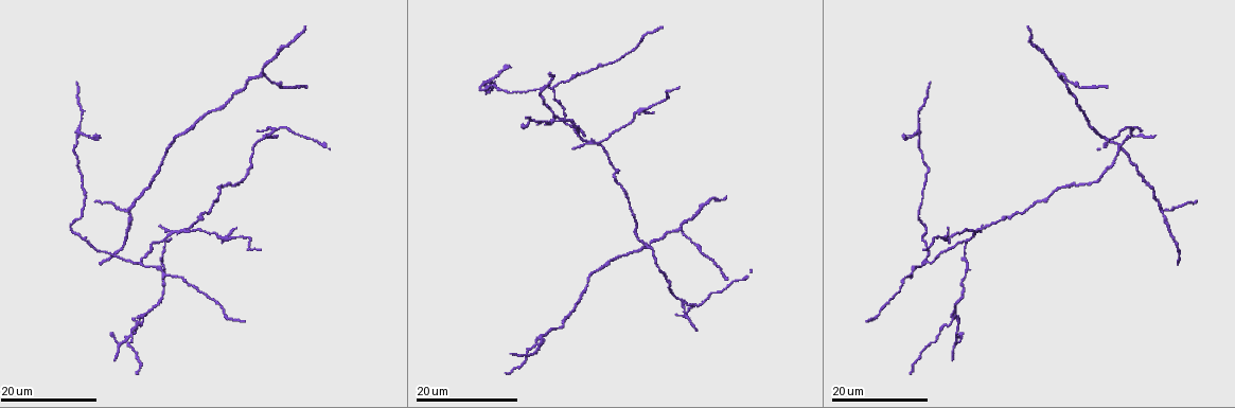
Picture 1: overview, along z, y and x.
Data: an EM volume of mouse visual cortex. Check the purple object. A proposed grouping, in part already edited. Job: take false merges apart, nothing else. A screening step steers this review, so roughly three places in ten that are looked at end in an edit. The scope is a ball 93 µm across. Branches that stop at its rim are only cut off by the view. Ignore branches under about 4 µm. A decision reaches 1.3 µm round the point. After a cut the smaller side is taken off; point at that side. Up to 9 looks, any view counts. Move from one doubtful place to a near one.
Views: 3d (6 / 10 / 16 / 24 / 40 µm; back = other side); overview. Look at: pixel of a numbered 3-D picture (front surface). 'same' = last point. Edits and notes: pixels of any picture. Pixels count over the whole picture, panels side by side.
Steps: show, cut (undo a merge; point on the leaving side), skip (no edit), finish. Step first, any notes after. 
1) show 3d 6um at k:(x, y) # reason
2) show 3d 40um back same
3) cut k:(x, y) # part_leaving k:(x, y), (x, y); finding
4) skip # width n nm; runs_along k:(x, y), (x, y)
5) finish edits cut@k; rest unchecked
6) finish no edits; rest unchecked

show 3d 16um at 1:(84, 112) # calibre changes

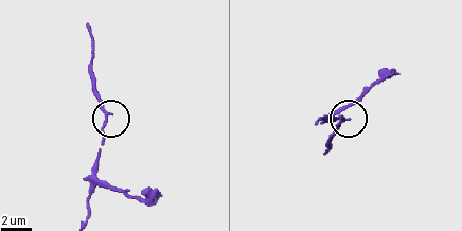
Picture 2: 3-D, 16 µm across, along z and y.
show 3d 6um at 2:(105, 117)

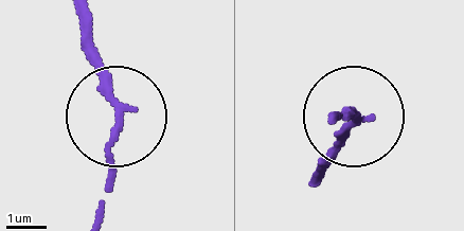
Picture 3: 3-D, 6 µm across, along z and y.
skip # runs_along 3:(99, 208), (112, 107), (92, 39); one cell here

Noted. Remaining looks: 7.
show 3d 24um at 1:(917, 132) # side arm on a straight run

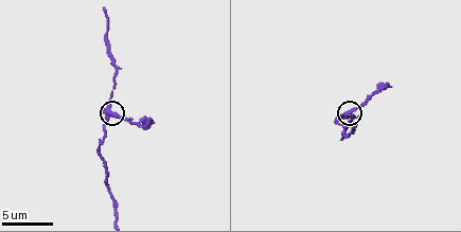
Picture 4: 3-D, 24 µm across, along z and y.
show 3d 10um at 4:(114, 115)

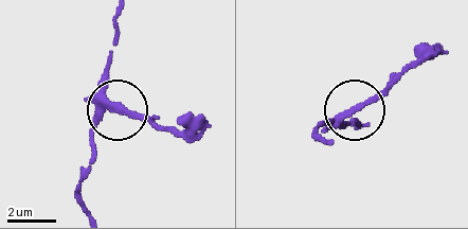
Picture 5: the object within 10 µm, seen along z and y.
cut 5:(132, 115) # side_arm 5 um; arms 3; two cells meet here

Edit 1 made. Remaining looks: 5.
show 3d 24um at 1:(596, 145) # a fork

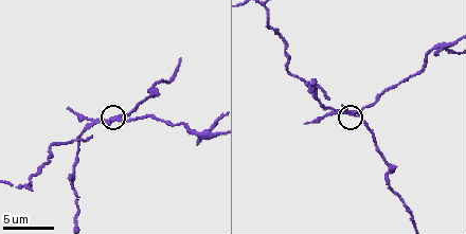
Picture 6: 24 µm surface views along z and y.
show 3d 10um at 6:(354, 113)

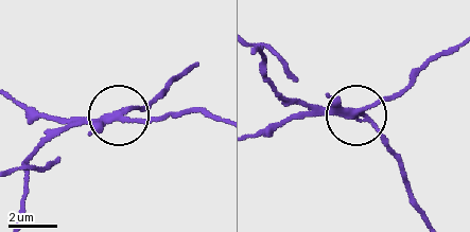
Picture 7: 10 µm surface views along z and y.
cut 7:(74, 123) # part_leaving 7:(104, 118), (69, 120), (33, 155), (21, 215); two cells meet here

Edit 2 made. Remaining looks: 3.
show 3d 24um at 1:(126, 211)

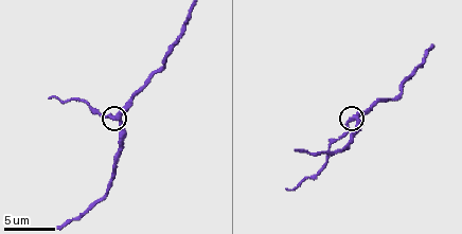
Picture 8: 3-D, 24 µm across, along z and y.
show 3d 10um at 8:(353, 118) # zoom in

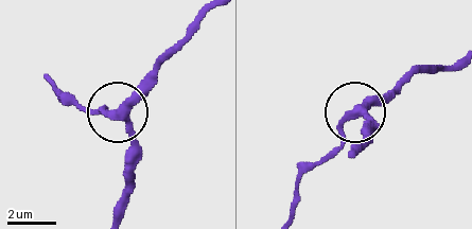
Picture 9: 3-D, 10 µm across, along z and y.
skip # arms 3; runs_along 9:(206, 15), (120, 110), (84, 112); one cell here

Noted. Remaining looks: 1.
finish edits cut@5, cut@7; rest unchecked

